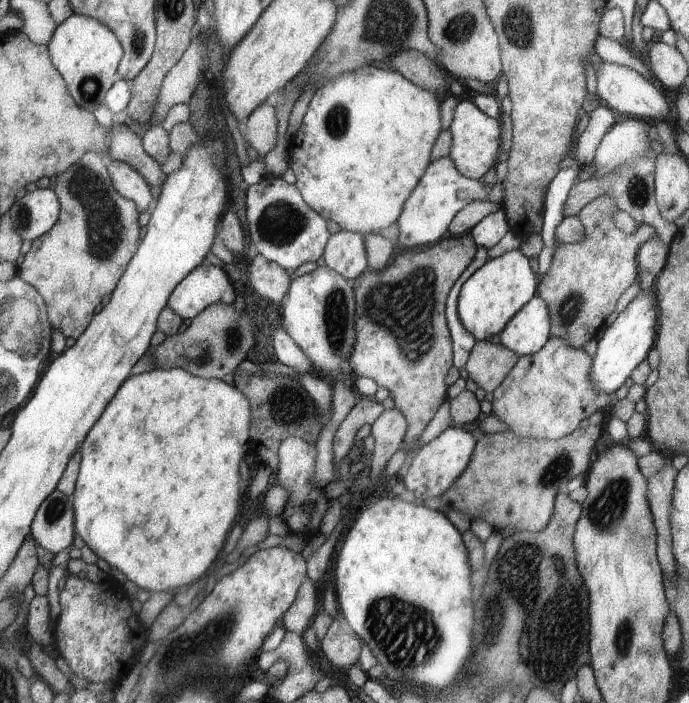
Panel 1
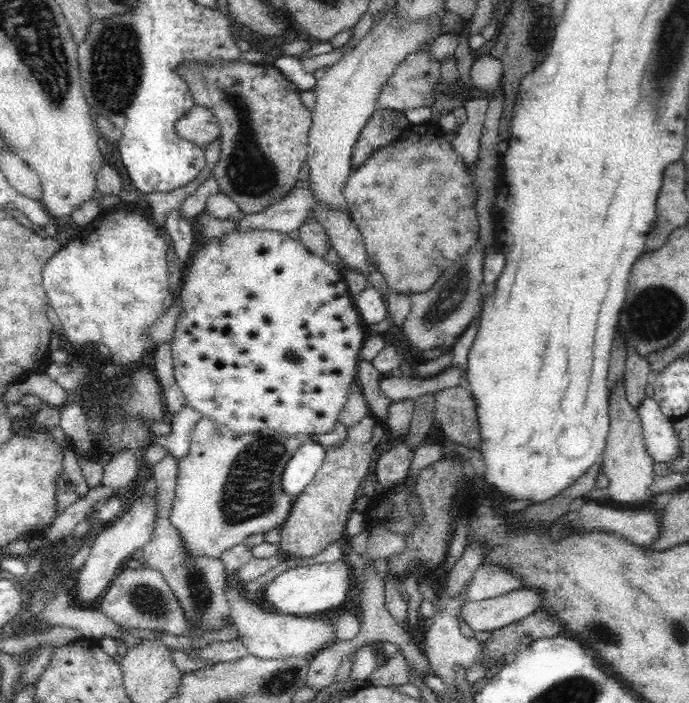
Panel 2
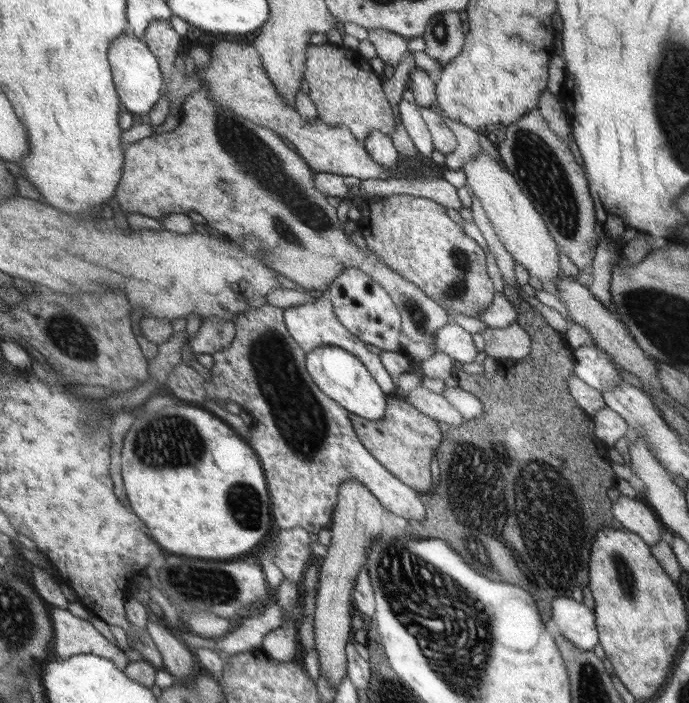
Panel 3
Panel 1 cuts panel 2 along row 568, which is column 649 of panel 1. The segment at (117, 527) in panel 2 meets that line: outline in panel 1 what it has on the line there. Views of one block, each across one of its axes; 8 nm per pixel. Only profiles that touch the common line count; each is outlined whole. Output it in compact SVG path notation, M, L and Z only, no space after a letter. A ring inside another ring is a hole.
M605 61L596 70L597 83L595 96L601 104L605 104L607 108L619 117L633 116L649 121L651 124L659 121L672 123L671 119L665 118L668 114L667 102L665 102L663 95L660 93L657 83L652 83L645 79L636 70Z

